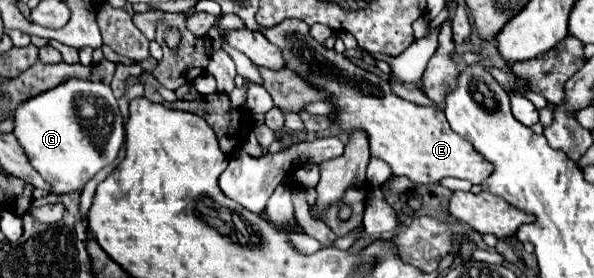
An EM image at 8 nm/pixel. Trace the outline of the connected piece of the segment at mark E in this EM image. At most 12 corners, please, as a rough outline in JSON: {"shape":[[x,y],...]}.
{"shape":[[302,20],[262,34],[328,90],[348,134],[416,184],[494,168],[442,110],[320,46]]}

